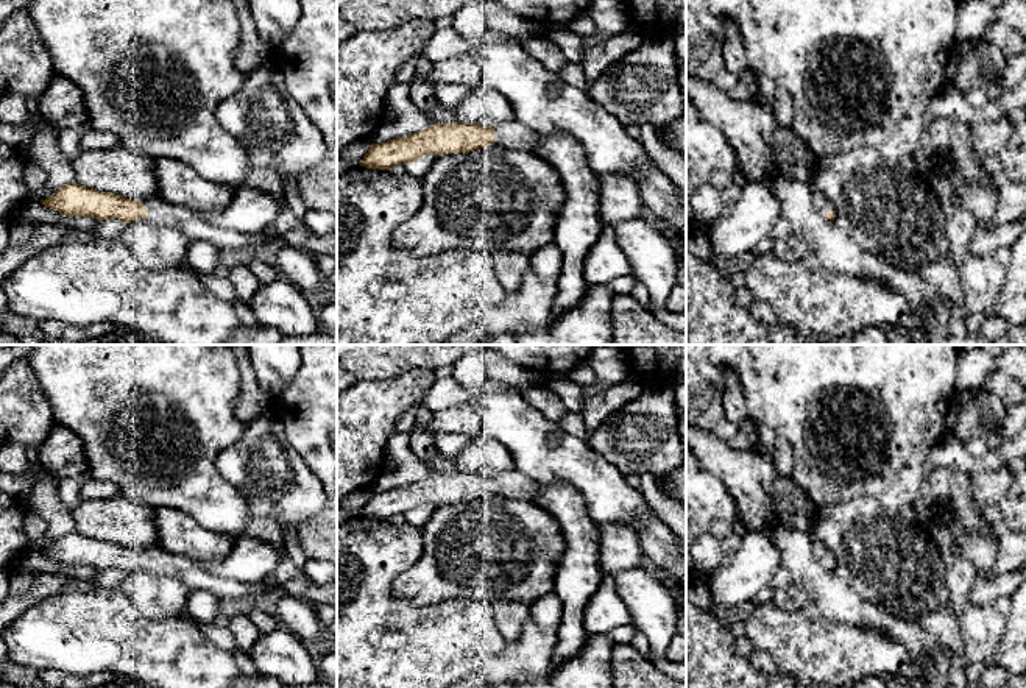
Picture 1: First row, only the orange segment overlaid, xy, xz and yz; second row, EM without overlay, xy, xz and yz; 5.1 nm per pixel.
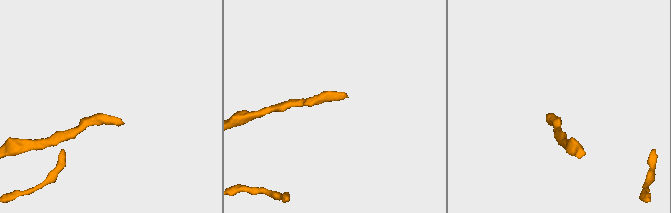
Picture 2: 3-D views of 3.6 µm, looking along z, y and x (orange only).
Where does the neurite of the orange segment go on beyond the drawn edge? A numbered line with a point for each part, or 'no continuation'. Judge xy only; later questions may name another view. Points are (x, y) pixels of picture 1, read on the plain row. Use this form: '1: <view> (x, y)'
1: xy (162, 562)

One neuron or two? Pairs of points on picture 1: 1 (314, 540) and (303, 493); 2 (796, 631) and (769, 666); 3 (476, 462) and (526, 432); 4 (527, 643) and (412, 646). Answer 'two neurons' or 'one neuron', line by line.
1: two neurons
2: two neurons
3: two neurons
4: two neurons

